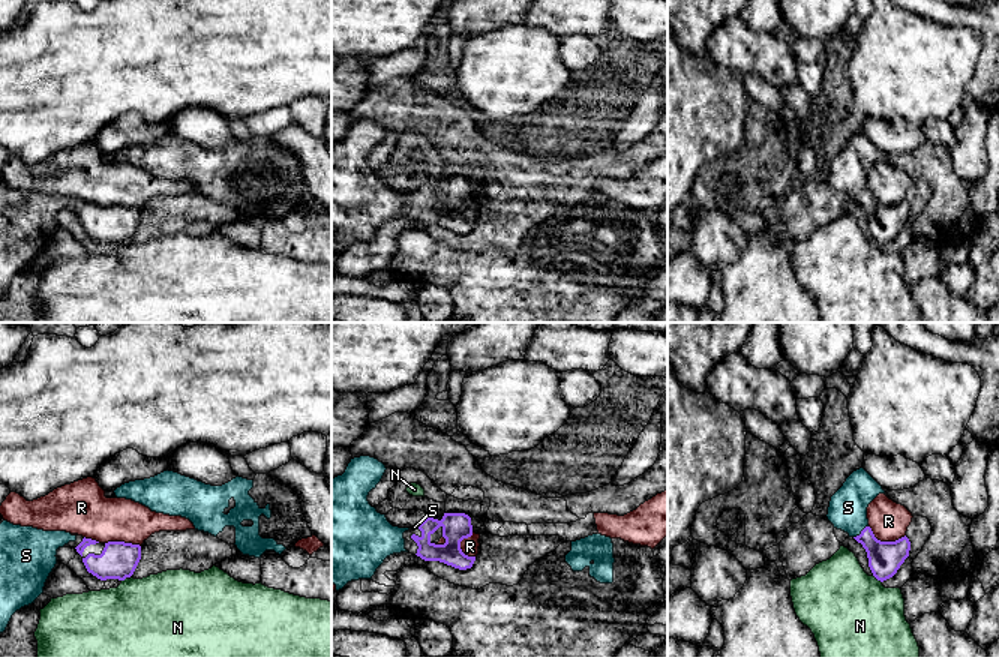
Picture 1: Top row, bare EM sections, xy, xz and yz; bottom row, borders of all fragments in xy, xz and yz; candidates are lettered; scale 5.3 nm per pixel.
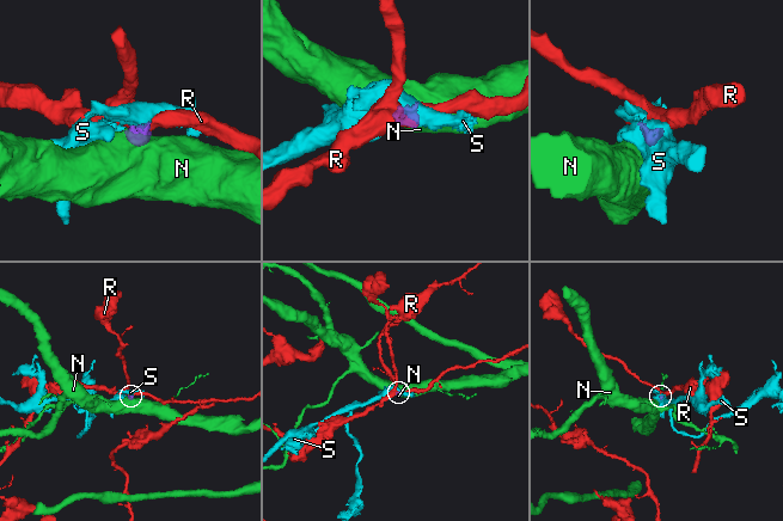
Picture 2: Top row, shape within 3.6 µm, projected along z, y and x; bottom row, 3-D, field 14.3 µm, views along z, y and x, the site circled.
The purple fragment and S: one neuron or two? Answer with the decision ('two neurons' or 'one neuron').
one neuron

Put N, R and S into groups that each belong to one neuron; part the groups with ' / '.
N / R / S

